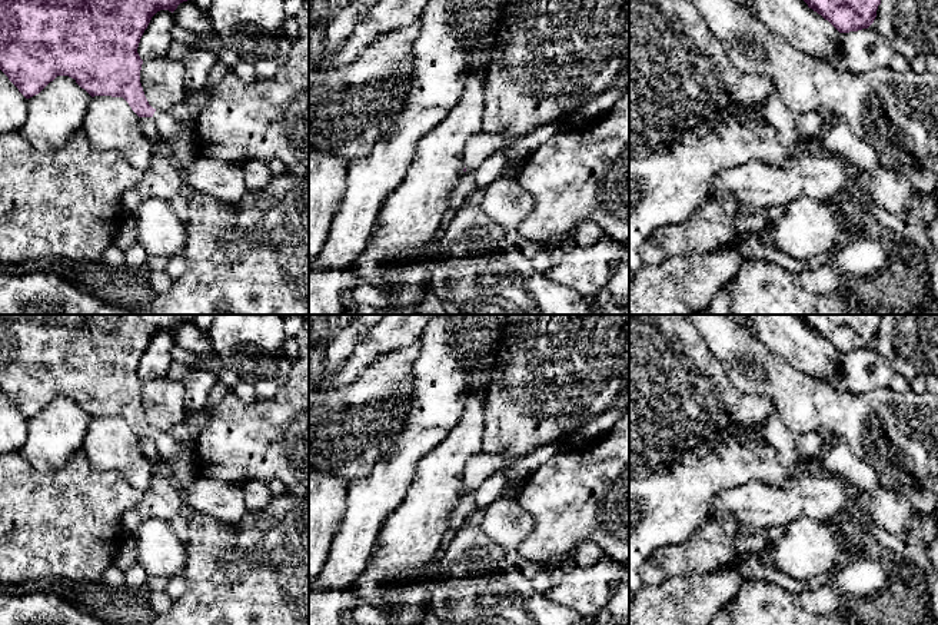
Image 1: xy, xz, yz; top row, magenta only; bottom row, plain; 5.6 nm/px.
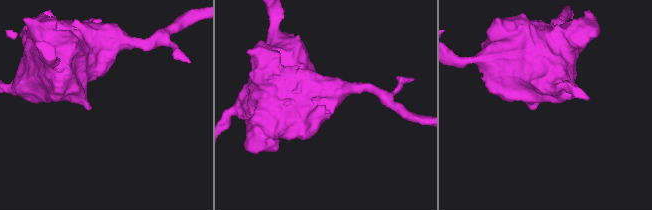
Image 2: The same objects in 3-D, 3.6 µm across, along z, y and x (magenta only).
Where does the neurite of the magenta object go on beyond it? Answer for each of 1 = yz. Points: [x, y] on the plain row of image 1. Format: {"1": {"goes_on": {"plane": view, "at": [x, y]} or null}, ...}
{"1": {"goes_on": null}}

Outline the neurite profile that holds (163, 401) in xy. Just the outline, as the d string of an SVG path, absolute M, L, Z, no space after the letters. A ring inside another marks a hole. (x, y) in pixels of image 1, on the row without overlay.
M167 376L143 382L140 403L149 425L162 432L169 432L187 415L184 385Z

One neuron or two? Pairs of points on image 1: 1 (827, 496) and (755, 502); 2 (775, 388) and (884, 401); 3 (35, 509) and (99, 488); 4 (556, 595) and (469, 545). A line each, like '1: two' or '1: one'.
1: one
2: one
3: one
4: two

